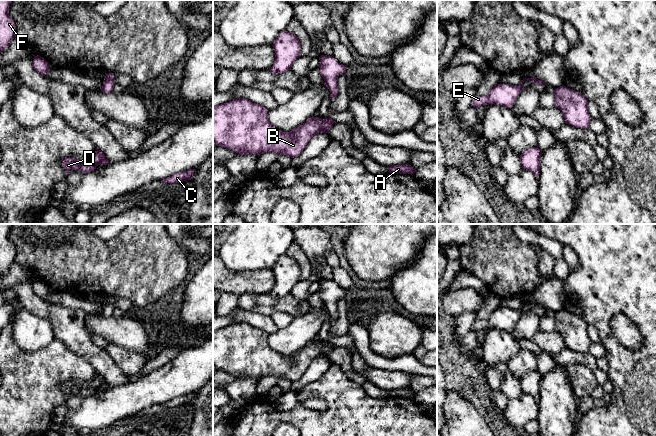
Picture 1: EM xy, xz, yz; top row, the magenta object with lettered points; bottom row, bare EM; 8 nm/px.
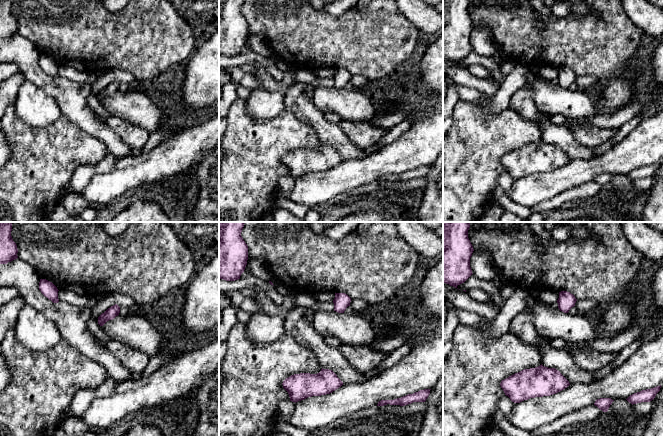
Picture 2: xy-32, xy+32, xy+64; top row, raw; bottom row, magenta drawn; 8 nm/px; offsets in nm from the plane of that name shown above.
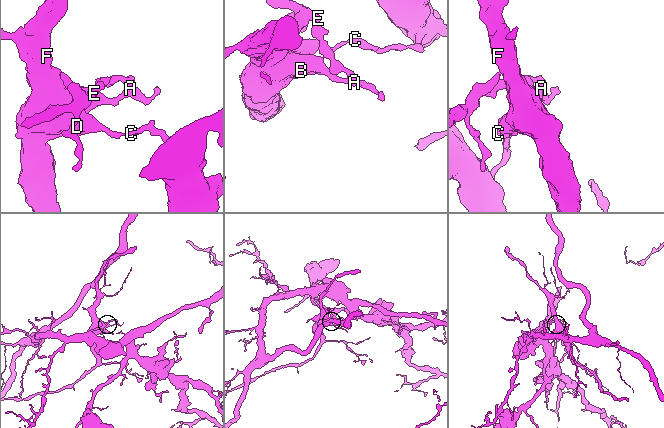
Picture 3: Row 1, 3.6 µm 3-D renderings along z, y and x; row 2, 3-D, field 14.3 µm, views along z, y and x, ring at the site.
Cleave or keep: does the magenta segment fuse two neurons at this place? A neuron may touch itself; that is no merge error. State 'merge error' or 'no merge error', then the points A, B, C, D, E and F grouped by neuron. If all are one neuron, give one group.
merge error | A B C D F / E

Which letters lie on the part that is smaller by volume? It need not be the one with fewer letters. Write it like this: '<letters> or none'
A, B, C, D, F

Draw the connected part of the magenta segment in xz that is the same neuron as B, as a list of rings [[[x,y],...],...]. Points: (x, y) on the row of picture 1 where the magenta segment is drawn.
[[[237,98],[213,106],[213,142],[238,155],[273,152],[295,158],[315,134],[329,133],[334,122],[312,116],[294,130],[282,132],[269,122],[265,107]]]

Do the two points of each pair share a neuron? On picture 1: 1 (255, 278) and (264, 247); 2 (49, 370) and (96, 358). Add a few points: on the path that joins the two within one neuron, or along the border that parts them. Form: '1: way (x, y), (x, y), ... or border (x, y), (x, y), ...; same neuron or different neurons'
1: border (271, 268), (235, 271); different neurons
2: border (67, 347), (86, 360), (98, 372); different neurons

